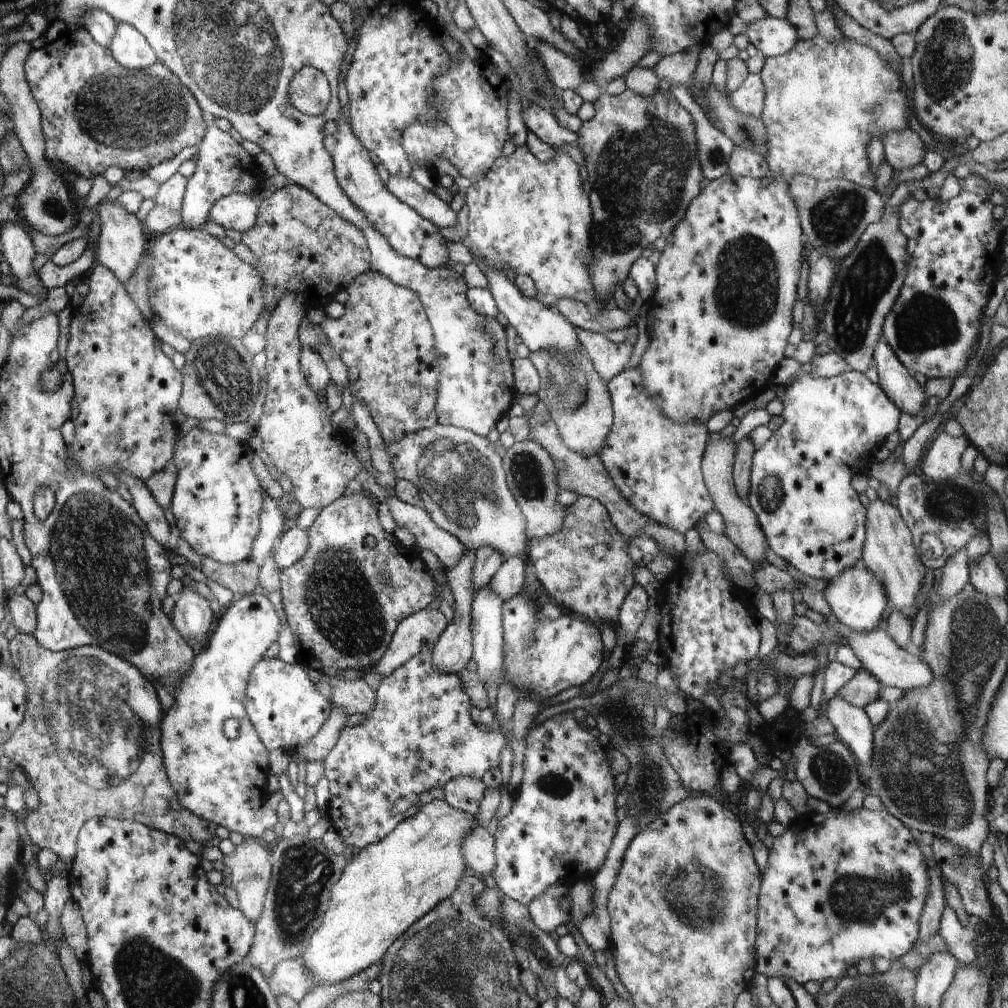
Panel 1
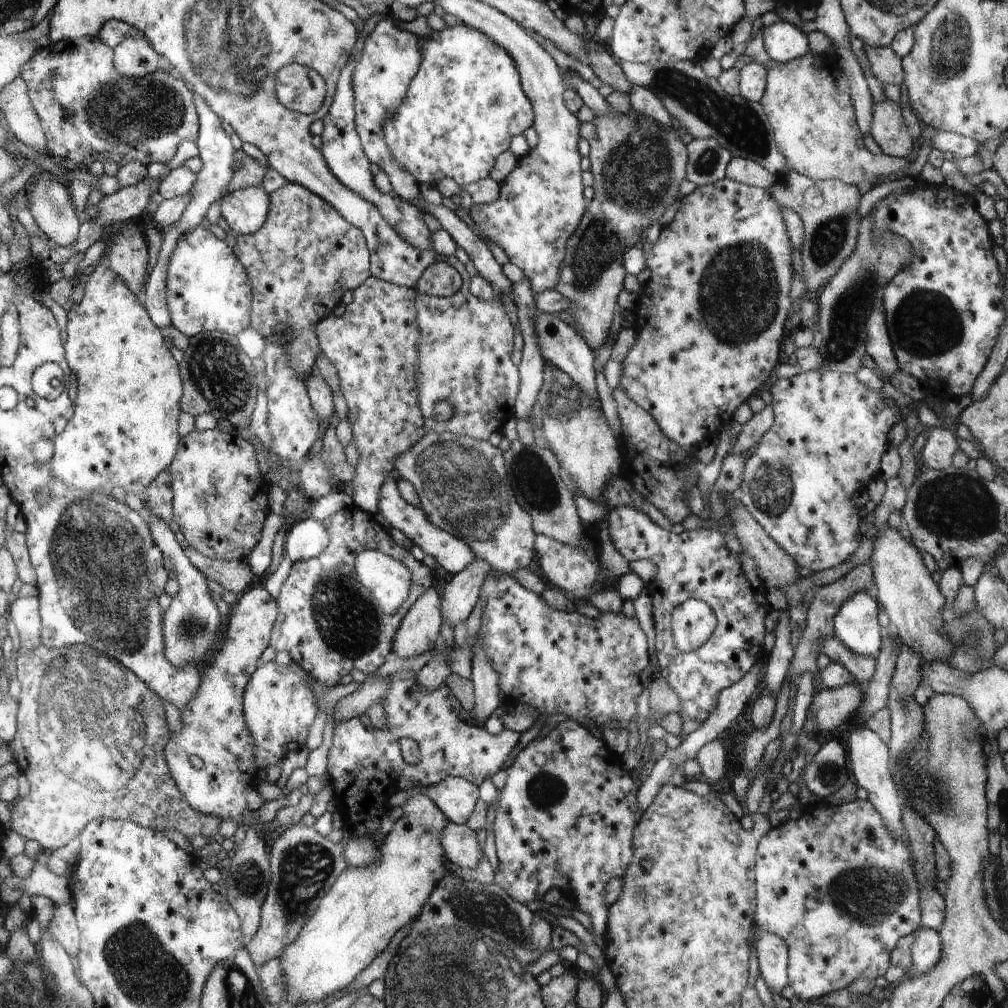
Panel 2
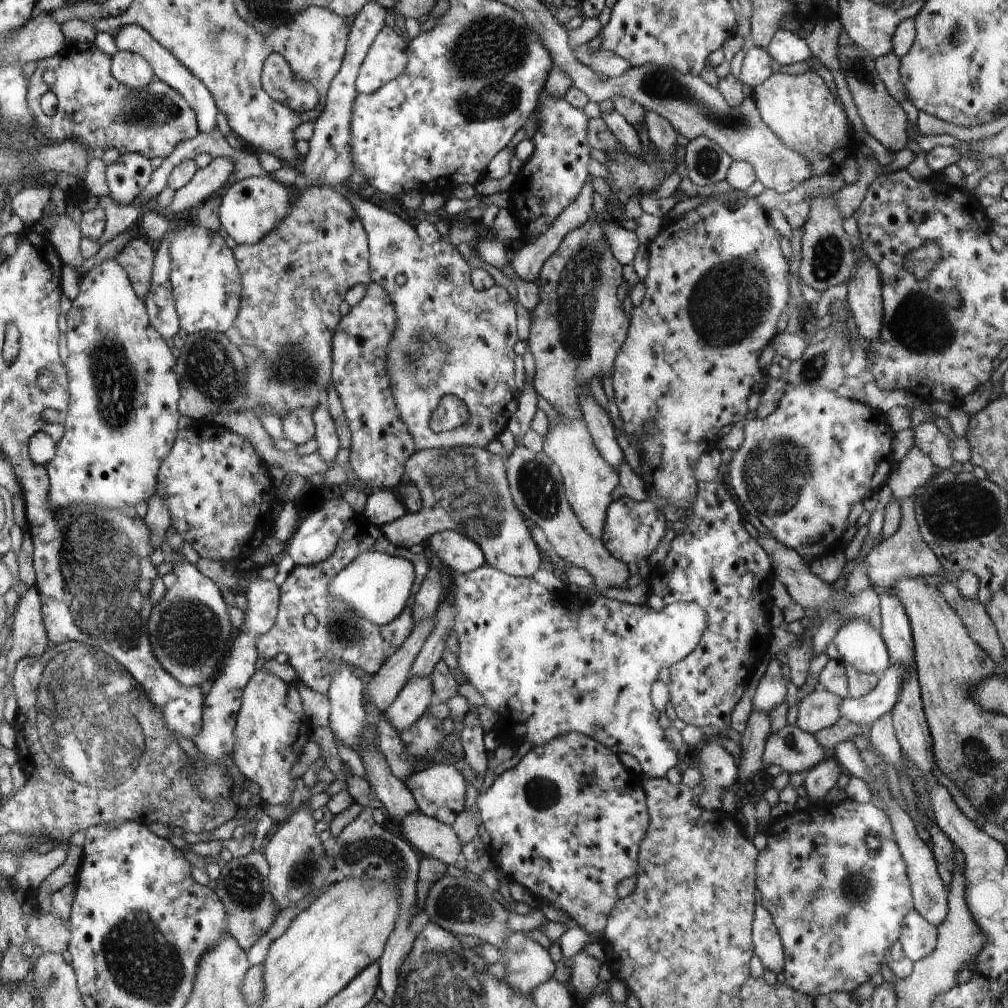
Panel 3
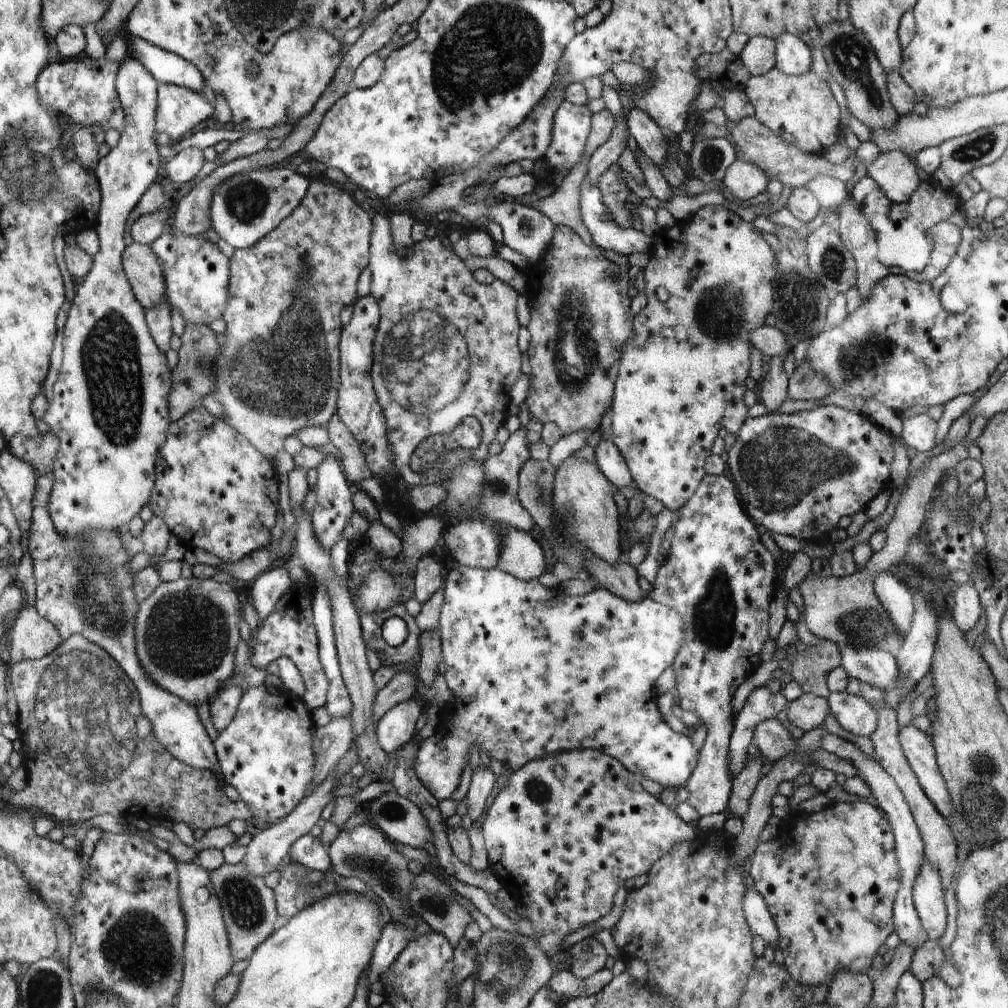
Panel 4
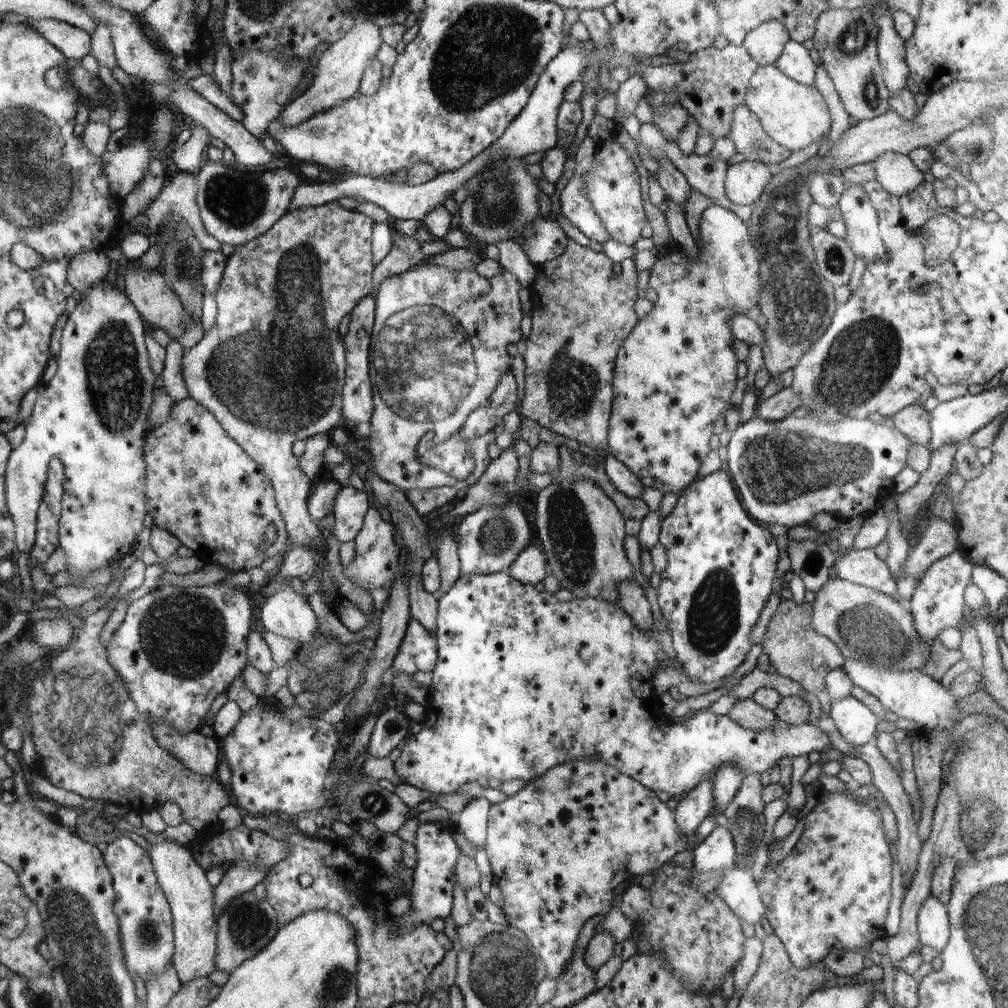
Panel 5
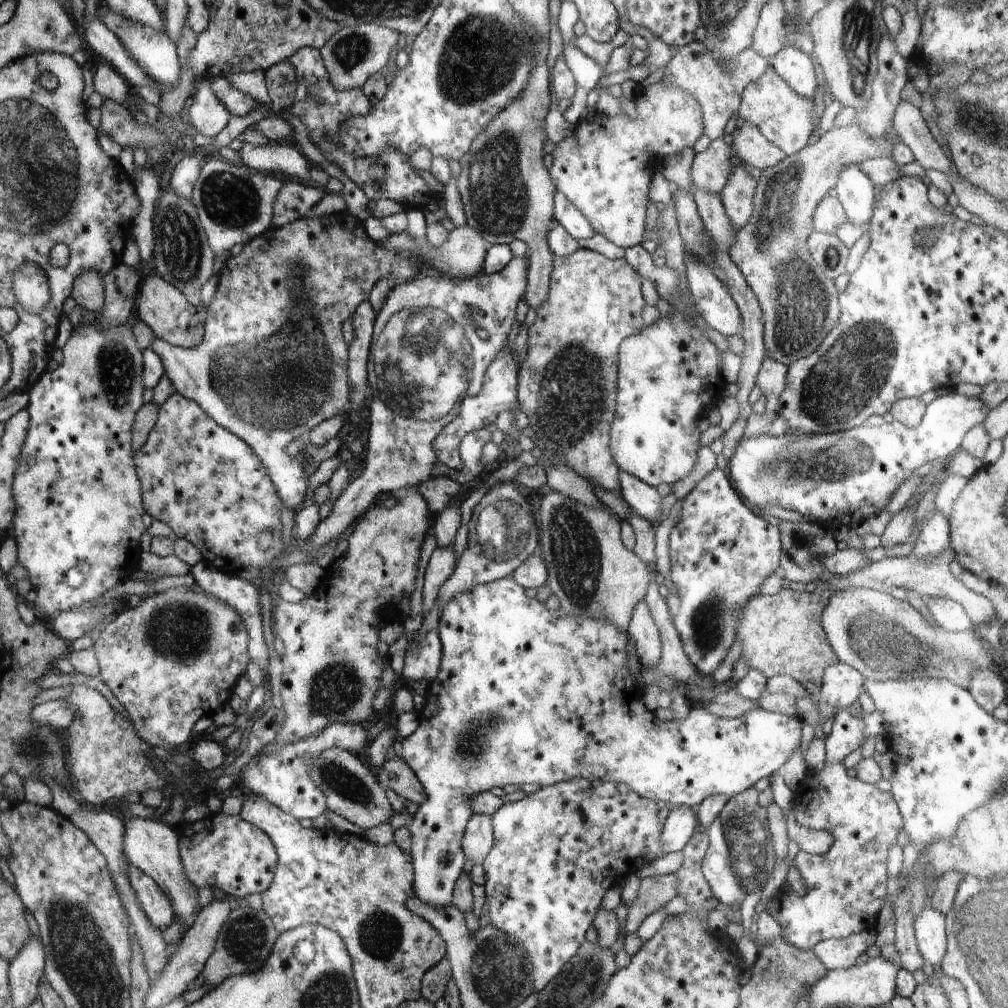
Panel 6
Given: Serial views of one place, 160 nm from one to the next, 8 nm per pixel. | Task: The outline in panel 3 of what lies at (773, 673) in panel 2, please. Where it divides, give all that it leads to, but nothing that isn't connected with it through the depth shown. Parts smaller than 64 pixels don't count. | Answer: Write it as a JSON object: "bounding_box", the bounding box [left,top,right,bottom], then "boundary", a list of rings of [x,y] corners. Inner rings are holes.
{"bounding_box":[753,657,786,713],"boundary":[[[774,657],[762,675],[753,699],[754,711],[768,713],[786,698],[784,666]]]}

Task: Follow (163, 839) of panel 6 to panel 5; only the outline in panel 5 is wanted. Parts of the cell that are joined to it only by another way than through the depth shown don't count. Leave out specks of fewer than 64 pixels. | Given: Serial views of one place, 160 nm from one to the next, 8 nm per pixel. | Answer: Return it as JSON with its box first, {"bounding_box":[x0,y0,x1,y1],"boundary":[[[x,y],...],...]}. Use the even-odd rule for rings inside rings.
{"bounding_box":[151,840,218,985],"boundary":[[[170,840],[151,845],[151,857],[161,888],[167,892],[175,919],[175,954],[172,966],[182,985],[208,977],[216,970],[217,956],[218,922],[214,888],[206,879],[206,870],[196,862],[188,848]]]}

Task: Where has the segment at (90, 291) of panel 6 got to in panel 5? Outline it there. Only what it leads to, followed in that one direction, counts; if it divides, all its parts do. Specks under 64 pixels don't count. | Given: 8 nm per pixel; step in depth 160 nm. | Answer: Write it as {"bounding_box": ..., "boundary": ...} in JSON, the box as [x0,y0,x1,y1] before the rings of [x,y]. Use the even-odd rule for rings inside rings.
{"bounding_box":[68,251,109,295],"boundary":[[[102,251],[74,255],[68,264],[68,282],[83,295],[90,287],[106,280],[109,267],[109,260]]]}

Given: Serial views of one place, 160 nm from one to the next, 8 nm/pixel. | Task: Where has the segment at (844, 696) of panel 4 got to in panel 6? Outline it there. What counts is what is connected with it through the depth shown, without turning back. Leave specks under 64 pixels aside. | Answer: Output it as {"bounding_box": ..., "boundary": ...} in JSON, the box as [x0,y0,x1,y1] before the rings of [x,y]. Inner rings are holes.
{"bounding_box":[766,708,903,951],"boundary":[[[850,708],[841,710],[837,712],[832,718],[831,724],[831,731],[825,740],[825,763],[824,768],[817,773],[810,771],[806,774],[802,782],[798,784],[798,788],[793,791],[793,800],[792,806],[794,806],[795,815],[796,815],[796,822],[800,826],[804,826],[804,828],[814,828],[814,830],[824,830],[824,832],[830,832],[834,837],[834,842],[830,849],[823,855],[811,854],[806,853],[800,849],[794,859],[794,866],[800,872],[800,876],[803,880],[803,886],[806,889],[806,894],[804,896],[800,896],[793,891],[792,887],[789,886],[788,882],[785,882],[782,887],[780,887],[779,891],[776,892],[775,896],[772,896],[771,900],[768,900],[766,904],[767,912],[780,924],[783,930],[783,937],[786,939],[790,944],[796,945],[796,948],[799,948],[803,951],[812,951],[815,947],[815,944],[818,944],[820,941],[826,939],[845,939],[847,936],[851,934],[860,934],[862,932],[868,932],[872,930],[878,930],[878,916],[881,908],[885,905],[884,904],[884,896],[886,896],[886,883],[888,876],[886,875],[886,858],[888,854],[888,848],[892,846],[892,844],[896,843],[896,836],[898,833],[903,829],[903,818],[900,814],[898,805],[894,800],[891,792],[888,791],[881,791],[878,789],[876,785],[862,782],[857,778],[852,778],[848,776],[846,773],[845,764],[843,760],[851,753],[858,749],[864,742],[863,734],[868,734],[867,730],[864,726],[864,719],[863,714],[854,716],[854,714],[850,713]]]}

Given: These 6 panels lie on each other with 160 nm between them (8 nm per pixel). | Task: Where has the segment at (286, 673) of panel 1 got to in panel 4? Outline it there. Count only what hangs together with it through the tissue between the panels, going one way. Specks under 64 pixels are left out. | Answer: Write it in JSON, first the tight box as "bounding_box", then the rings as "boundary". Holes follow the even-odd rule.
{"bounding_box":[215,684,318,822],"boundary":[[[260,684],[248,687],[242,693],[238,714],[230,726],[218,733],[215,747],[226,784],[231,784],[239,792],[240,800],[253,812],[252,819],[269,818],[268,822],[277,822],[294,811],[307,796],[307,788],[315,772],[316,730],[318,728],[312,720],[311,710],[290,689],[280,688],[279,693],[272,693],[264,684]]]}

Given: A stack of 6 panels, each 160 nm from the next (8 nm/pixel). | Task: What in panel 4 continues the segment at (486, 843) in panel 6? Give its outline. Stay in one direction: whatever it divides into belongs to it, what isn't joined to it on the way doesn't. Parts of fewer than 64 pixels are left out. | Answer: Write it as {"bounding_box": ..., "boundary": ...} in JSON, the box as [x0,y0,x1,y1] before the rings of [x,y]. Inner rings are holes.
{"bounding_box":[466,765,495,819],"boundary":[[[482,765],[473,770],[471,783],[467,792],[466,800],[468,803],[468,812],[470,818],[476,819],[482,814],[486,808],[486,802],[492,794],[492,786],[494,786],[495,776],[490,769]]]}

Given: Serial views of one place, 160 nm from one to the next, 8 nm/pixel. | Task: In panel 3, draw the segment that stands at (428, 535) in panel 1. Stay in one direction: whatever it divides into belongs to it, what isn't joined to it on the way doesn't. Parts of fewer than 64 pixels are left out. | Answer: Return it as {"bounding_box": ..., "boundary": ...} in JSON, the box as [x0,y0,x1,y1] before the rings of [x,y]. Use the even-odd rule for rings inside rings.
{"bounding_box":[364,490,487,574],"boundary":[[[374,490],[367,495],[364,514],[369,522],[381,528],[408,513],[395,490]],[[450,529],[431,535],[429,547],[446,566],[460,574],[472,572],[487,562],[475,541]]]}

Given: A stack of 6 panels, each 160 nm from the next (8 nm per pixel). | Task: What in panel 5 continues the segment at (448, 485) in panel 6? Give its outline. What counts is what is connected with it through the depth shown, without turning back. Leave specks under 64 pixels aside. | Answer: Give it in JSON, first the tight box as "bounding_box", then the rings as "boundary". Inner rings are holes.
{"bounding_box":[406,487,457,517],"boundary":[[[434,487],[431,489],[410,489],[406,492],[407,499],[412,503],[414,510],[422,517],[446,506],[457,496],[457,490],[452,487]]]}

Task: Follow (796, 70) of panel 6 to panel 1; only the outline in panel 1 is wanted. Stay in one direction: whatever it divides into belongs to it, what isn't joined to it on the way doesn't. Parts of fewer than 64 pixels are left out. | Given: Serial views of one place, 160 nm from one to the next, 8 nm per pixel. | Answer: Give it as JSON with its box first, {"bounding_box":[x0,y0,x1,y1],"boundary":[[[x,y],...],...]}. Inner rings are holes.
{"bounding_box":[743,15,798,57],"boundary":[[[767,15],[747,25],[743,33],[758,53],[765,57],[782,56],[790,52],[798,42],[798,32],[788,20]]]}

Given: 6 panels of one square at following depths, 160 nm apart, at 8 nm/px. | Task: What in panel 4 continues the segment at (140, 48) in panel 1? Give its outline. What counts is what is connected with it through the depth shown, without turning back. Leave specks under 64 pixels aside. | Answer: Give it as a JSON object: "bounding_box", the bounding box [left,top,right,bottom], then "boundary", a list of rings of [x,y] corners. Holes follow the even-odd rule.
{"bounding_box":[43,56,170,539],"boundary":[[[134,56],[126,57],[119,64],[119,72],[116,75],[115,88],[118,90],[119,99],[124,106],[124,128],[119,138],[119,143],[116,148],[109,150],[108,154],[104,158],[99,160],[99,163],[95,168],[95,175],[99,179],[99,185],[102,189],[102,206],[99,208],[99,220],[95,226],[99,236],[99,251],[94,256],[94,263],[92,263],[91,271],[82,279],[77,282],[76,292],[73,302],[71,303],[70,312],[66,320],[65,327],[63,329],[63,364],[60,370],[58,379],[52,388],[52,402],[50,402],[47,412],[44,416],[43,427],[46,431],[52,431],[58,438],[60,438],[59,451],[57,452],[57,459],[53,464],[55,484],[54,490],[51,492],[50,503],[47,504],[47,509],[51,513],[51,519],[54,521],[54,525],[57,531],[61,535],[71,539],[76,534],[84,534],[88,530],[95,531],[96,529],[106,529],[109,531],[120,531],[122,524],[126,525],[128,520],[132,520],[146,502],[151,500],[151,492],[155,488],[156,476],[156,464],[159,458],[159,452],[165,441],[167,440],[166,431],[170,425],[170,418],[168,418],[168,392],[170,390],[170,370],[166,366],[166,356],[164,351],[155,343],[153,336],[149,330],[149,324],[146,324],[144,320],[144,308],[136,298],[134,289],[131,287],[130,281],[123,269],[123,252],[126,250],[124,245],[124,230],[126,230],[126,220],[130,216],[130,211],[139,203],[139,200],[143,198],[144,194],[154,185],[156,180],[158,168],[164,161],[158,155],[158,146],[155,144],[155,112],[157,107],[157,88],[158,81],[152,76],[148,69],[134,58]]]}

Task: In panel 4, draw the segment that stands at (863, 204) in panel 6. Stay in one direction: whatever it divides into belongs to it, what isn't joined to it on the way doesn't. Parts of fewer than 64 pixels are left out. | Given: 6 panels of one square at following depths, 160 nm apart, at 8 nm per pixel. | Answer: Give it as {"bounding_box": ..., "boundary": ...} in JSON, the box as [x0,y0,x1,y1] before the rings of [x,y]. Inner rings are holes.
{"bounding_box":[835,200,890,302],"boundary":[[[854,200],[847,202],[840,209],[835,227],[842,237],[844,246],[852,253],[857,270],[856,288],[862,302],[872,294],[878,280],[890,274],[890,269],[880,264],[876,258],[880,246],[877,234]]]}

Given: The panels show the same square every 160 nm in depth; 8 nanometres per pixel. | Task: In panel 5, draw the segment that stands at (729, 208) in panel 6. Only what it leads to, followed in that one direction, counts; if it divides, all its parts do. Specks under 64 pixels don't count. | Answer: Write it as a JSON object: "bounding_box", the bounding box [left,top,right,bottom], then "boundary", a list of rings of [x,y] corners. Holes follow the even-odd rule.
{"bounding_box":[725,161,773,206],"boundary":[[[760,161],[729,163],[725,174],[726,196],[738,206],[752,205],[758,200],[772,176],[773,169]]]}

